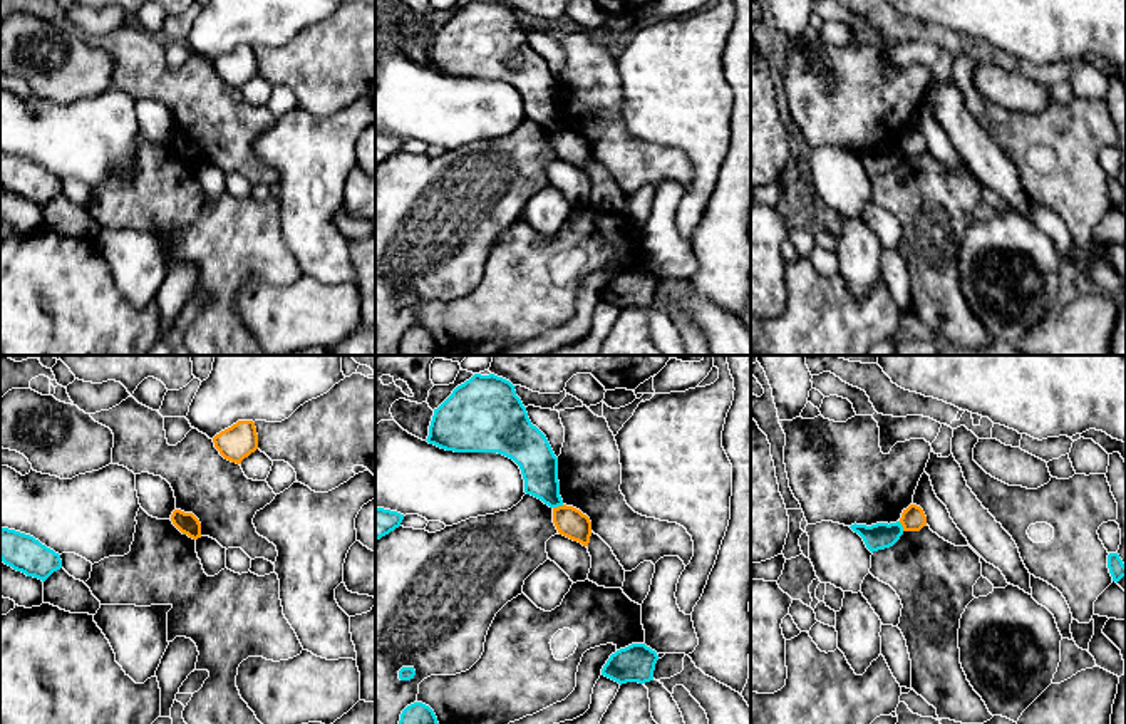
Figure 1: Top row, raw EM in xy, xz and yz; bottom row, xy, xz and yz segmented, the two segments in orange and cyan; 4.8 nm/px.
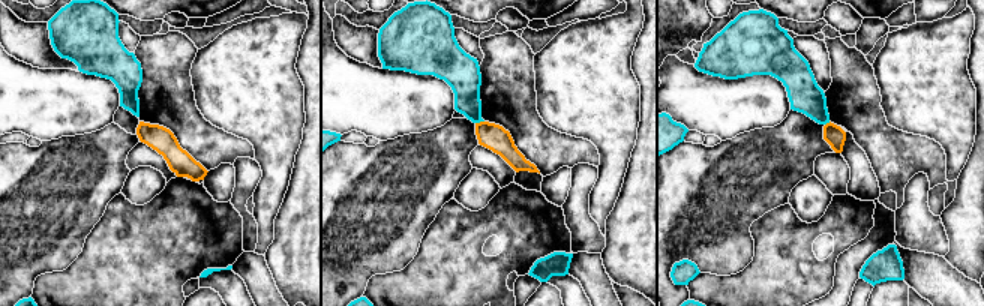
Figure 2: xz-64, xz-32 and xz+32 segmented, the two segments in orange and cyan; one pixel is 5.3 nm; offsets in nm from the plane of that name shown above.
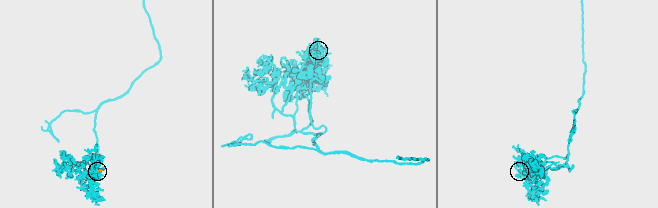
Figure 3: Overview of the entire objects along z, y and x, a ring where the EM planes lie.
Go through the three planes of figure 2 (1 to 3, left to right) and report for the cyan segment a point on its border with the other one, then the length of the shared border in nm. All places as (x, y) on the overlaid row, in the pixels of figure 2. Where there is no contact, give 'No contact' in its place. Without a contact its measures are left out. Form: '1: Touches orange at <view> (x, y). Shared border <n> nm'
1: No contact
2: Touches orange at xz-32 (480, 122). Shared border 50 nm
3: Touches orange at xz+32 (827, 123). Shared border 40 nm

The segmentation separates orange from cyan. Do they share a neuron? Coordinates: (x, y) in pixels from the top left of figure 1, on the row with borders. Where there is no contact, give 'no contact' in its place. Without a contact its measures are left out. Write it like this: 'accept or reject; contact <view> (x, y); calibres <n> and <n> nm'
reject; contact xz (558, 506); calibres 140 and 180 nm

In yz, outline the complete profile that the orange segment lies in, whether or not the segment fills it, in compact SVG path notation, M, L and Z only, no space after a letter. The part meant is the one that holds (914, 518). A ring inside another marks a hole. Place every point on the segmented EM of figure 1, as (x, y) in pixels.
M910 504L906 509L903 509L900 523L903 531L920 531L923 526L927 526L927 516L920 506Z

